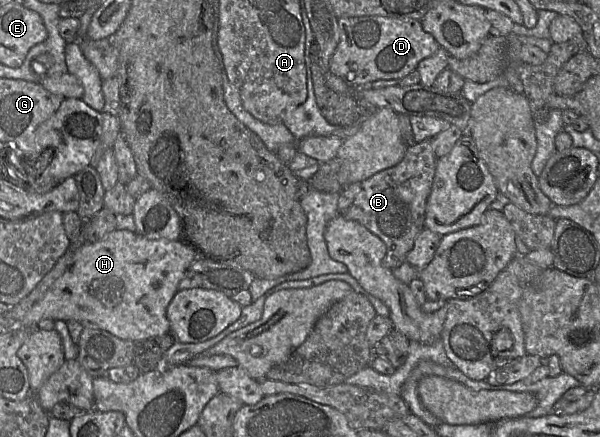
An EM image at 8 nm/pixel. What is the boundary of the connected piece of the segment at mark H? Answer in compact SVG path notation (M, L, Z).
M113 230L97 242L73 246L72 250L72 264L24 315L20 321L23 328L37 329L37 324L44 319L75 320L84 328L105 330L133 342L170 333L167 307L198 252L180 240L148 239L129 230Z

